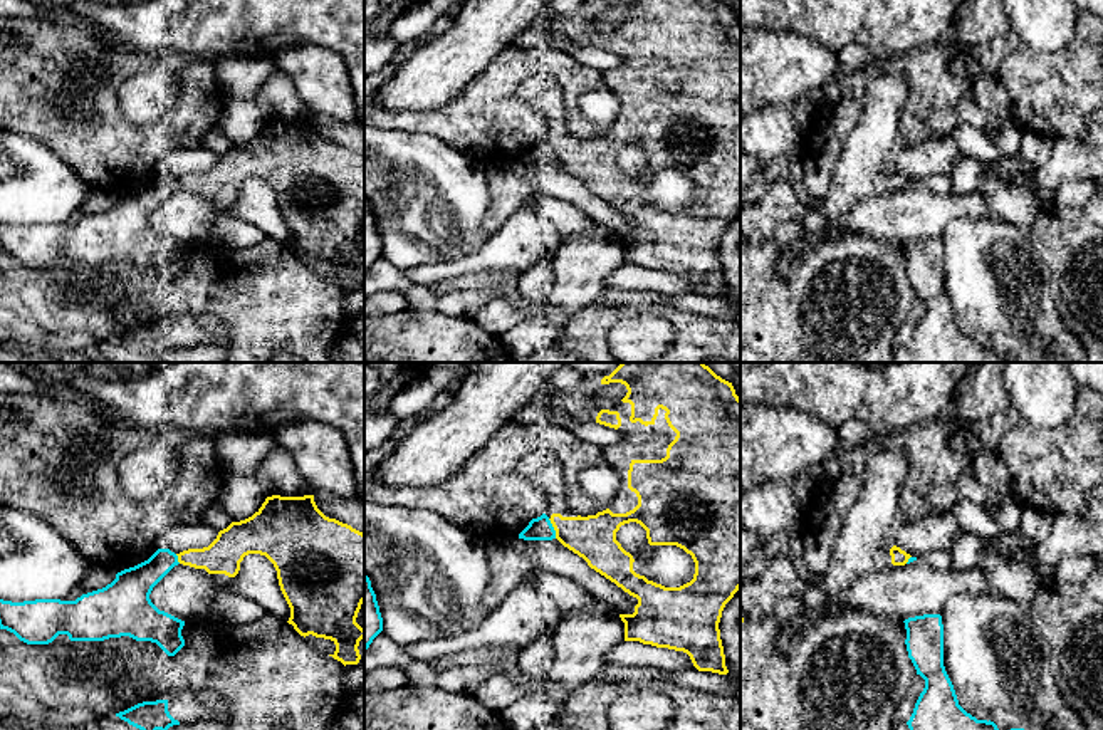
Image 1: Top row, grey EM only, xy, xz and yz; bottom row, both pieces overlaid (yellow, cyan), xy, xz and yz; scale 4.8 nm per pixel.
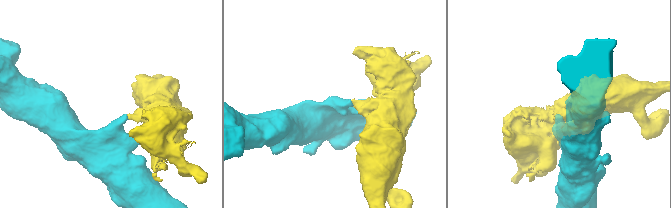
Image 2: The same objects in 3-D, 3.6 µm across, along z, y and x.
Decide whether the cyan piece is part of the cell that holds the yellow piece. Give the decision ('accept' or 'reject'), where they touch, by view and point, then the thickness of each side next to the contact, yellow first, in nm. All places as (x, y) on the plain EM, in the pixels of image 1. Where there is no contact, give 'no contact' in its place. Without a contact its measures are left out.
reject | xz (554, 153) | 220/110 nm

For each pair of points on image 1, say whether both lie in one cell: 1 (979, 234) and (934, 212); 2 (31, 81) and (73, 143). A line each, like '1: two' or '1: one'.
1: two
2: one

